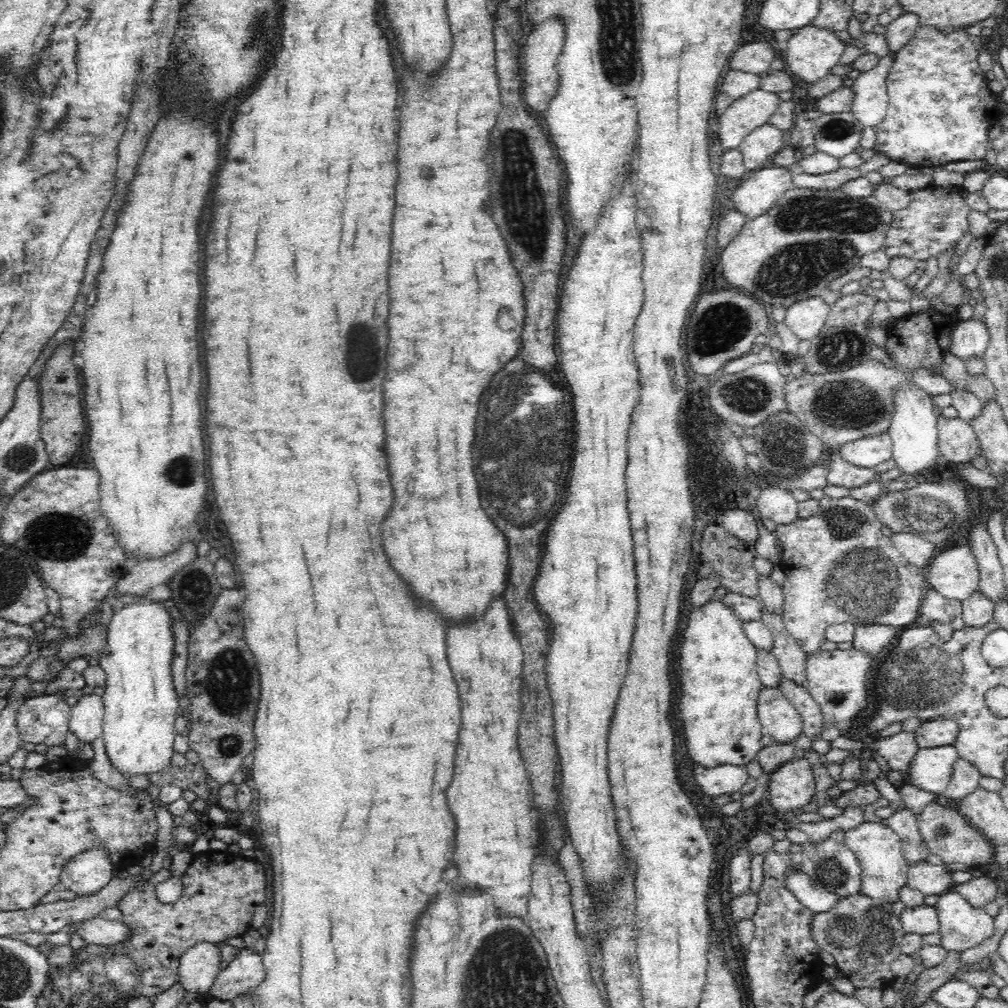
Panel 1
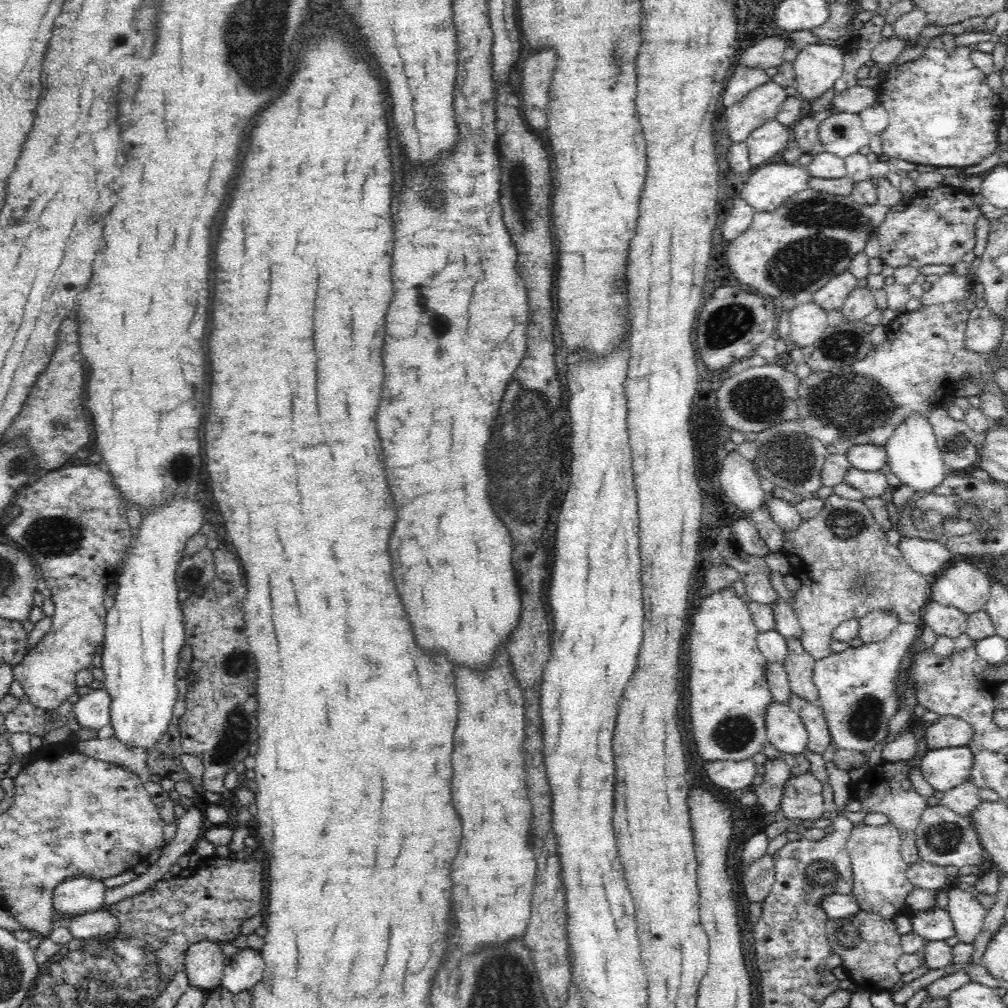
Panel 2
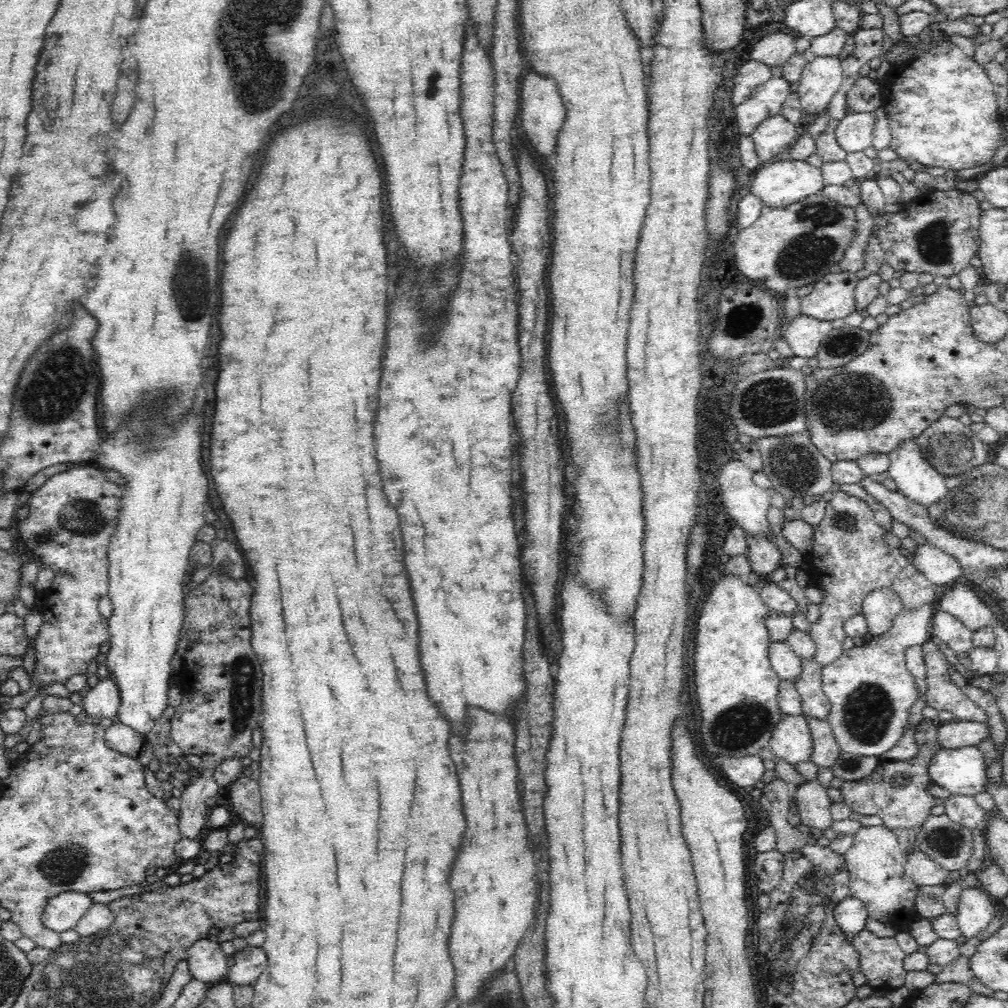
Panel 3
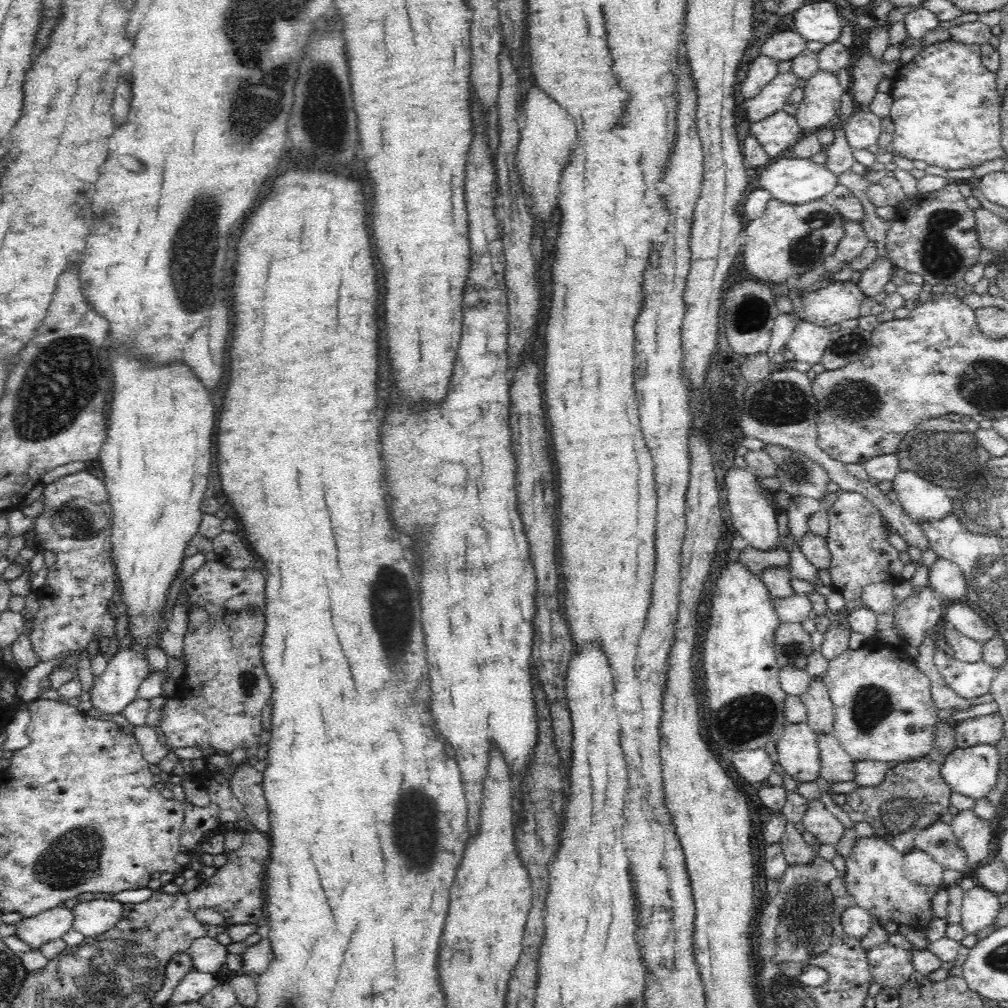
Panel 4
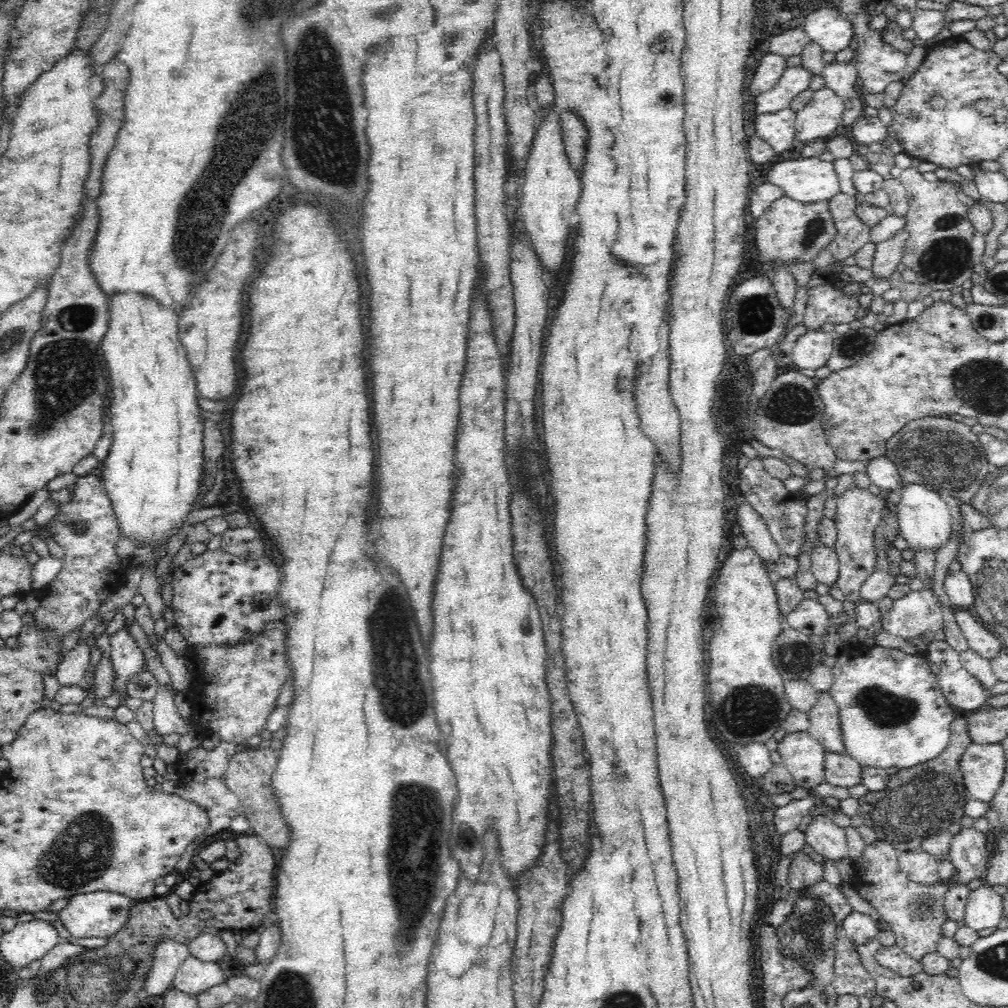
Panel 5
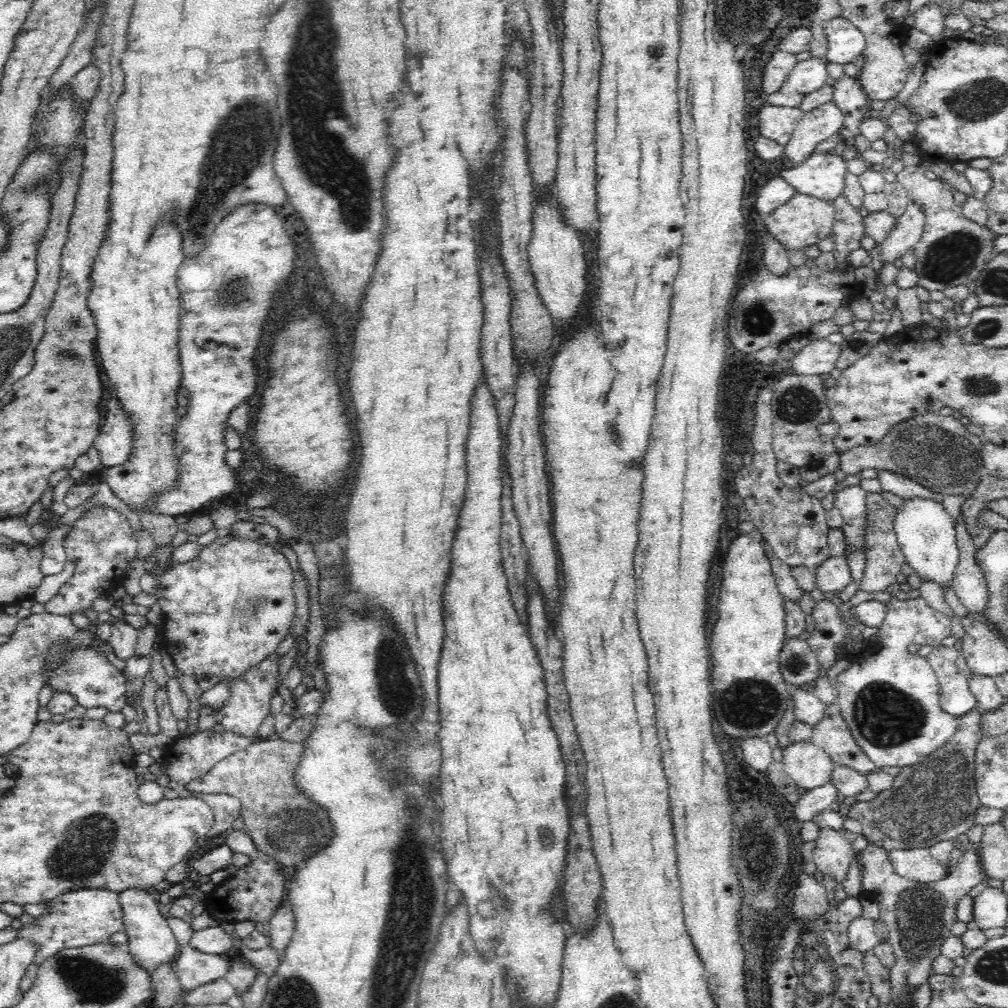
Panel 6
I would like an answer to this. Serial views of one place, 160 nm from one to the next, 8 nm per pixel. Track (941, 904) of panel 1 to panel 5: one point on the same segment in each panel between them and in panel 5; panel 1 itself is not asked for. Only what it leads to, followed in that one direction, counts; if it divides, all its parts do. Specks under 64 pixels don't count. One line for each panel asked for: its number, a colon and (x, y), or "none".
2: (968, 915)
3: (976, 909)
4: (979, 907)
5: (983, 908)

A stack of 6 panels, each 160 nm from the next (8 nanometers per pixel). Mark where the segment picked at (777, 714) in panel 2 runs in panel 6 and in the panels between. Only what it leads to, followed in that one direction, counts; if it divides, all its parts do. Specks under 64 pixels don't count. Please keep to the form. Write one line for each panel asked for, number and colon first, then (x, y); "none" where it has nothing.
3: (792, 741)
4: (798, 752)
5: (803, 756)
6: (808, 765)

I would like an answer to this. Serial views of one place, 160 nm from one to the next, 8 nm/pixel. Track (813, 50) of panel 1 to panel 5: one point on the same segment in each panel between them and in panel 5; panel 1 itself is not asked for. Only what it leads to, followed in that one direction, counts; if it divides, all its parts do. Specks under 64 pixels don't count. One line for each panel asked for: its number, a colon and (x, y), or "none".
2: (818, 66)
3: (823, 77)
4: (822, 95)
5: (819, 119)

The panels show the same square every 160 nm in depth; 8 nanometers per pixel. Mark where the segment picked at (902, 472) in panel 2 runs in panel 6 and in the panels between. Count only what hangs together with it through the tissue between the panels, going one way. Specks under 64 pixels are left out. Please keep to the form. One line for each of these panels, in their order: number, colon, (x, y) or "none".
3: (915, 478)
4: (923, 502)
5: (925, 522)
6: (926, 533)

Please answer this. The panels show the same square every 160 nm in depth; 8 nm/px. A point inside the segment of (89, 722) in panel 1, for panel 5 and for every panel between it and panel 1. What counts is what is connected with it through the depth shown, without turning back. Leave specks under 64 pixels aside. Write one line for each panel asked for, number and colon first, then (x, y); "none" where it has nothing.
2: (92, 711)
3: (103, 700)
4: (113, 690)
5: (127, 658)

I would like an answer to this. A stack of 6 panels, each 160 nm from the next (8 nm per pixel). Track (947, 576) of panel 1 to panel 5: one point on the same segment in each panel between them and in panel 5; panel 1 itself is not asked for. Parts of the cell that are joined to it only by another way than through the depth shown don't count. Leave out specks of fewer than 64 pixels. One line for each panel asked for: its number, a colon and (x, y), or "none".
2: (962, 586)
3: (964, 605)
4: (967, 621)
5: (982, 642)

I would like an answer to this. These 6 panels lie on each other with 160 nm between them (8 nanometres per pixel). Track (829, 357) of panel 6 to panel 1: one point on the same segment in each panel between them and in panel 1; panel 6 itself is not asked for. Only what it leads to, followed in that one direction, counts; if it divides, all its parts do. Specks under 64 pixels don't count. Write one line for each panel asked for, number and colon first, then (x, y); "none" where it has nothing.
1: (806, 319)
2: (808, 321)
3: (804, 334)
4: (808, 342)
5: (811, 350)

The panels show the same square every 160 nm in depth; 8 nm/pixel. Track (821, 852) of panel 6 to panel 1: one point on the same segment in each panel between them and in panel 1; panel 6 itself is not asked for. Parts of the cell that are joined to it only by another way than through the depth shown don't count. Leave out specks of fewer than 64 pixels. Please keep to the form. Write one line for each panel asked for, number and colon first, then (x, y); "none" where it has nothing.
1: (791, 787)
2: (802, 799)
3: (811, 799)
4: (817, 819)
5: (825, 837)

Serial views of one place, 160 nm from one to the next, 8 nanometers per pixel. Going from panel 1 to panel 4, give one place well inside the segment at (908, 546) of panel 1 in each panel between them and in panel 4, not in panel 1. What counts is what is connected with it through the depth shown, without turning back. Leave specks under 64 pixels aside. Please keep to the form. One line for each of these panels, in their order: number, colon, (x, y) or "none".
2: (928, 558)
3: (942, 570)
4: (947, 580)

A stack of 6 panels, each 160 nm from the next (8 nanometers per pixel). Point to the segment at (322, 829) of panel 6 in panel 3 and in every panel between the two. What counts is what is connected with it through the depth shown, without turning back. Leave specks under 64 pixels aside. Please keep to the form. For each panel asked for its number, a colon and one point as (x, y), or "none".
3: (245, 795)
4: (246, 781)
5: (249, 773)

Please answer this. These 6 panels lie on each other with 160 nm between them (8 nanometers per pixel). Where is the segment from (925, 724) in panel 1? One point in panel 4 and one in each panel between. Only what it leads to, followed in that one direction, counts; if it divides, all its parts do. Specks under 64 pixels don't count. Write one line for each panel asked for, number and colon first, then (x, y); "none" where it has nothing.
2: (945, 732)
3: (953, 734)
4: (988, 729)

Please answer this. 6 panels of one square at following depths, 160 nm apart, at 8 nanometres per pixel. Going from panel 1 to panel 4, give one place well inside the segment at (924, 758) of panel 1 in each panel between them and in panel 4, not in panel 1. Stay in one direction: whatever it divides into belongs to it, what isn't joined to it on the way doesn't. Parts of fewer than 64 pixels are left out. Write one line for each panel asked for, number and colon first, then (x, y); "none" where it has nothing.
2: (945, 768)
3: (963, 771)
4: (972, 771)

